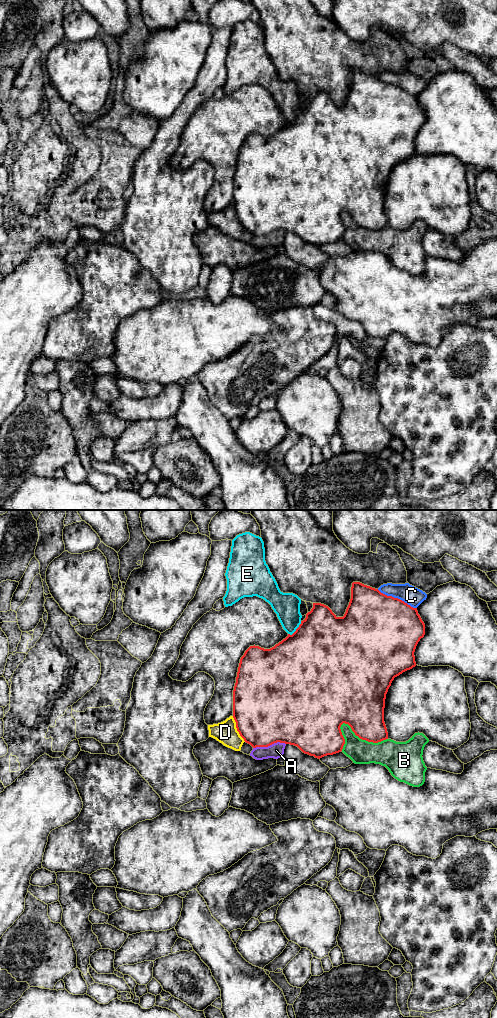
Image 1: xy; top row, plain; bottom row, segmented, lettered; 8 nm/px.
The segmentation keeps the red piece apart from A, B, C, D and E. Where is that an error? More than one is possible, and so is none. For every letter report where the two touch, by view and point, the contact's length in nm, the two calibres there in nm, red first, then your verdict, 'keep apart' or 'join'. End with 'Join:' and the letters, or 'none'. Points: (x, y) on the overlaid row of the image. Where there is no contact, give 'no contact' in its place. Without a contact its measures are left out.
A: xy (269, 745) | 260 nm | 480/120 nm | keep apart
B: xy (362, 739) | 400 nm | 360/220 nm | keep apart
C: xy (397, 598) | 360 nm | 500/150 nm | keep apart
D: xy (237, 729) | 240 nm | 480/180 nm | keep apart
E: xy (296, 629) | 160 nm | 500/200 nm | keep apart
Join: none

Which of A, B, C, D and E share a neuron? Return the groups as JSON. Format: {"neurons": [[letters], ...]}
{"neurons": [["A"], ["B"], ["C"], ["D"], ["E"]]}

